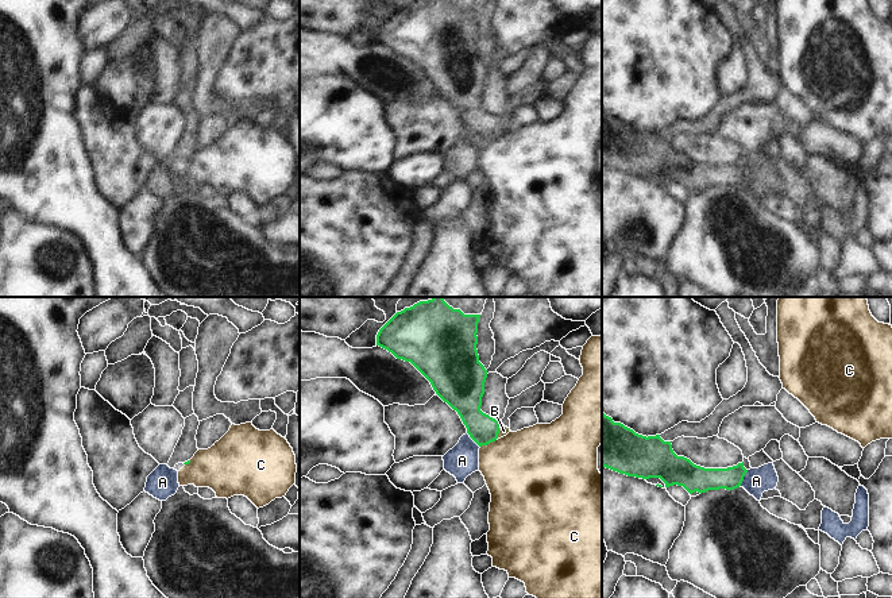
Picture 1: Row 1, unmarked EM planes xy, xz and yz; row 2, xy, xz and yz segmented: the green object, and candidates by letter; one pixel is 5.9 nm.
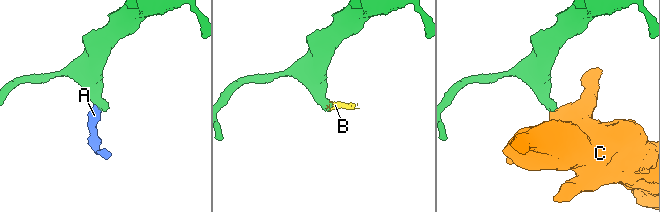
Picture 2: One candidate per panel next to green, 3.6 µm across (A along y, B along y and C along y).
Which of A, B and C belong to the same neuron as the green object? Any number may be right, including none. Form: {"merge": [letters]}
{"merge": ["A", "B"]}

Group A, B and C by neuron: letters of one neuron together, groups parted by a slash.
A B / C

